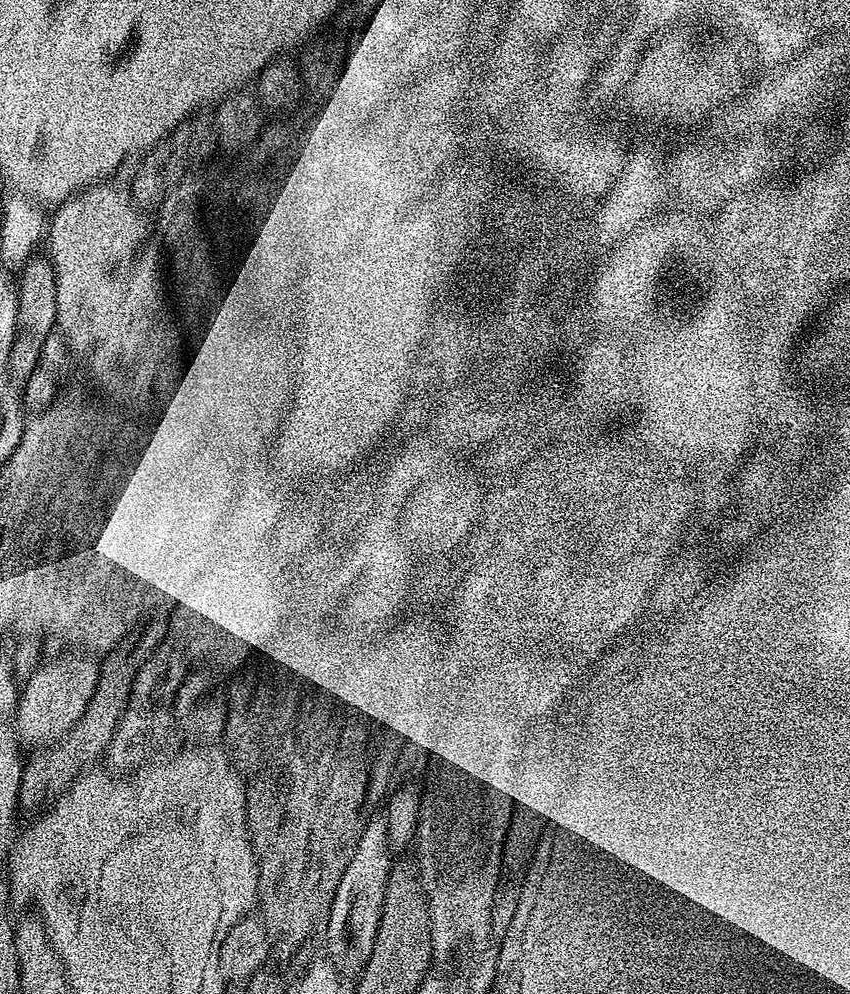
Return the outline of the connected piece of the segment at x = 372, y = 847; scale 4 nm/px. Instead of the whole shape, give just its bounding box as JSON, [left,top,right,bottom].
[326,819,394,973]

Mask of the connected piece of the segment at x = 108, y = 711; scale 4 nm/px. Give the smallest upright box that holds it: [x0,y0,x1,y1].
[19,614,170,814]

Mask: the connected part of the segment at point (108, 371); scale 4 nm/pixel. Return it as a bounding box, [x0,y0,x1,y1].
[46,186,182,408]

